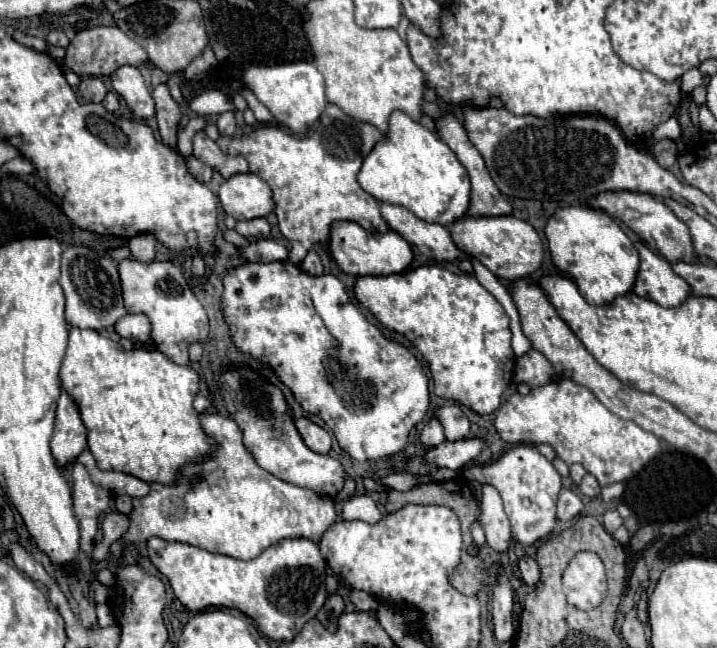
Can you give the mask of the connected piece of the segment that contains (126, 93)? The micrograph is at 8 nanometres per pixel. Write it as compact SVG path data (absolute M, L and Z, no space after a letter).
M120 66L110 74L112 88L126 100L138 118L154 116L154 98L146 87L140 70L133 66Z

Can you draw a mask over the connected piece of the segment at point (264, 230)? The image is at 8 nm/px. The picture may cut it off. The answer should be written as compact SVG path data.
M254 218L254 220L242 220L242 222L236 222L236 228L234 228L238 234L246 236L246 238L252 238L252 240L264 240L270 236L270 224L266 218Z

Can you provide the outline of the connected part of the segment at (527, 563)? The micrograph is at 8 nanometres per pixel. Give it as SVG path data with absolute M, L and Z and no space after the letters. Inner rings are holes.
M522 556L518 560L518 568L520 568L522 580L528 586L536 586L538 584L538 580L540 580L540 566L538 566L538 562L532 556Z

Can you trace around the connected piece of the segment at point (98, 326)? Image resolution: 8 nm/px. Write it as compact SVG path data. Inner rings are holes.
M68 246L62 254L62 270L58 282L66 296L66 320L74 328L104 330L128 314L122 302L118 264L110 258L98 256L92 248Z

